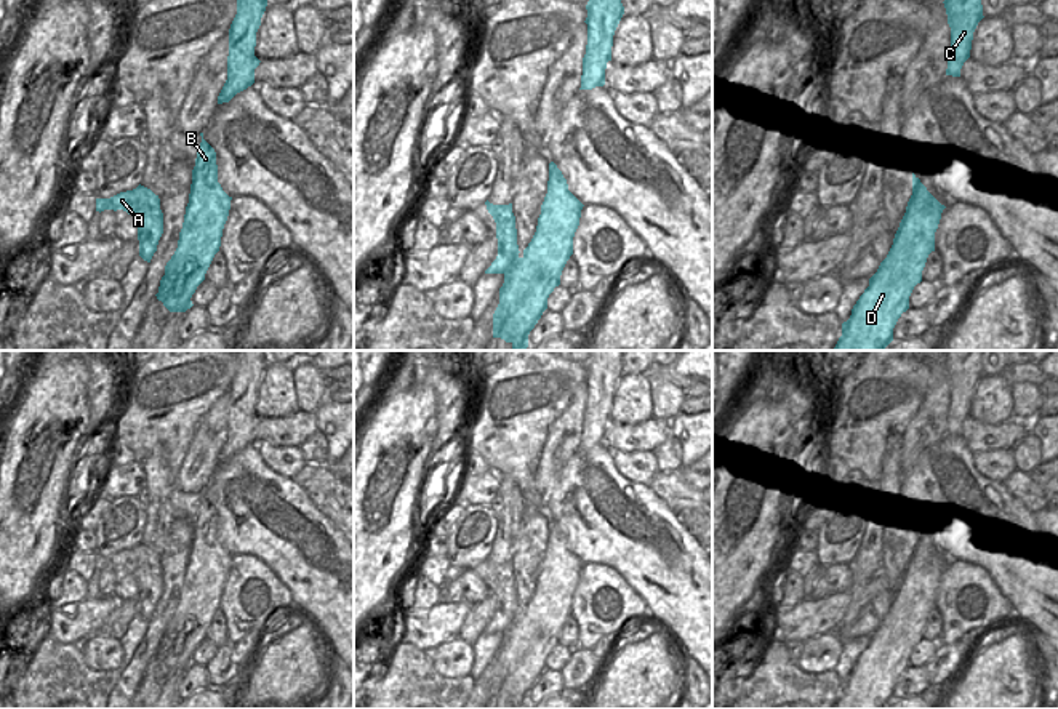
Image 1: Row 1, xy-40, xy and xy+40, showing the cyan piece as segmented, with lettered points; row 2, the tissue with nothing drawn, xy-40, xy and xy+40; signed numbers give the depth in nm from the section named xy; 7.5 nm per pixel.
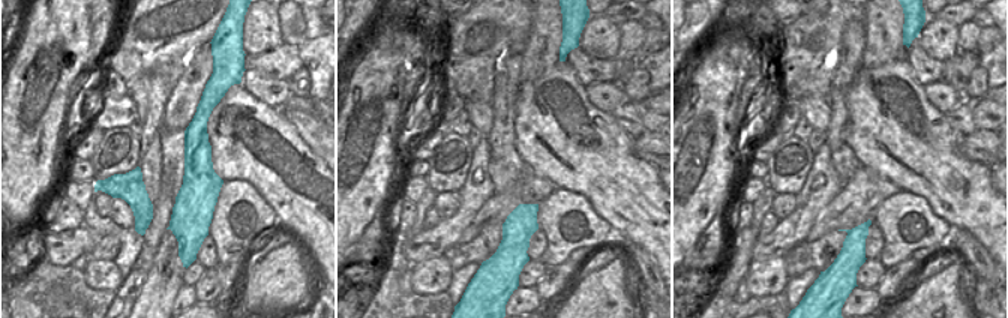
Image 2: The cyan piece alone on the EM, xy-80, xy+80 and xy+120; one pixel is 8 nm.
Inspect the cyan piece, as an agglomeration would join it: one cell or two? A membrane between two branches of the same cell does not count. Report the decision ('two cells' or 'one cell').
two cells

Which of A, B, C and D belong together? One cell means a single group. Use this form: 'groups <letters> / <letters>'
groups A / B C D

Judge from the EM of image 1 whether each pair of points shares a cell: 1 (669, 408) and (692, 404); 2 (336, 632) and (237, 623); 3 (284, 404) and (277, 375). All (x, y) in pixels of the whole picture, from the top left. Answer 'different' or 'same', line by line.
1: different
2: different
3: same

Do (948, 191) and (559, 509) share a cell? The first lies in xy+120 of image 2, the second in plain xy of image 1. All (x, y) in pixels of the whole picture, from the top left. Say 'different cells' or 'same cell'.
same cell

